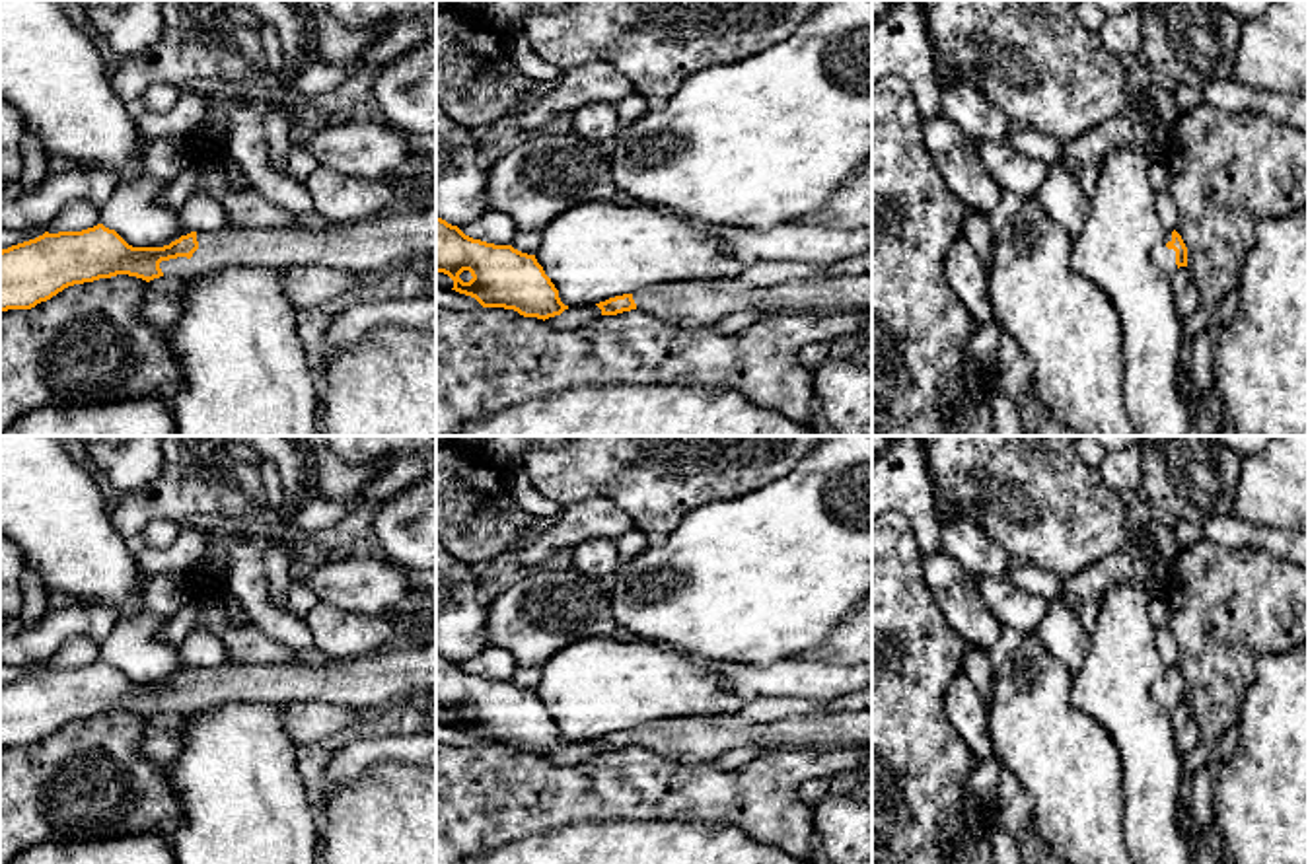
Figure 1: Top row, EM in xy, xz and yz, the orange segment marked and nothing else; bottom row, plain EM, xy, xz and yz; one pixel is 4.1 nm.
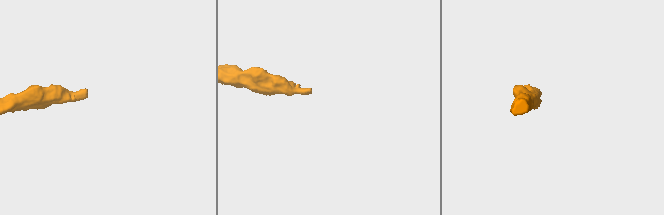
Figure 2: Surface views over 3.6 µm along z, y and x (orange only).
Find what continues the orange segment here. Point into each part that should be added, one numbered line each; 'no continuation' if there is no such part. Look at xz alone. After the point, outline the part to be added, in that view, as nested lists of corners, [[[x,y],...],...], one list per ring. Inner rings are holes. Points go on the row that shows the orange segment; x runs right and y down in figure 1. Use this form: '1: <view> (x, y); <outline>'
1: xz (691, 304); [[[872,272],[804,276],[771,288],[751,288],[736,280],[720,284],[662,282],[633,292],[633,300],[636,309],[683,327],[714,325],[722,317],[745,309],[759,309],[761,315],[851,309],[872,313]]]

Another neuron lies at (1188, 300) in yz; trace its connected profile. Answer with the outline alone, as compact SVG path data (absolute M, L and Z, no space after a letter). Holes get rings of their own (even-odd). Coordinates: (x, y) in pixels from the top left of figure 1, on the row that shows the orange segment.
M1180 267L1172 276L1170 276L1172 288L1174 288L1174 298L1176 306L1181 313L1181 317L1189 317L1199 309L1203 304L1201 294L1197 292L1187 267Z

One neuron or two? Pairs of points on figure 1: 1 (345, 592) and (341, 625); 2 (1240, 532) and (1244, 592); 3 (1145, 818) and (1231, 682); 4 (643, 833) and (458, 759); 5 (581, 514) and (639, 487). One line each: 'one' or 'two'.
1: two
2: two
3: two
4: two
5: two

